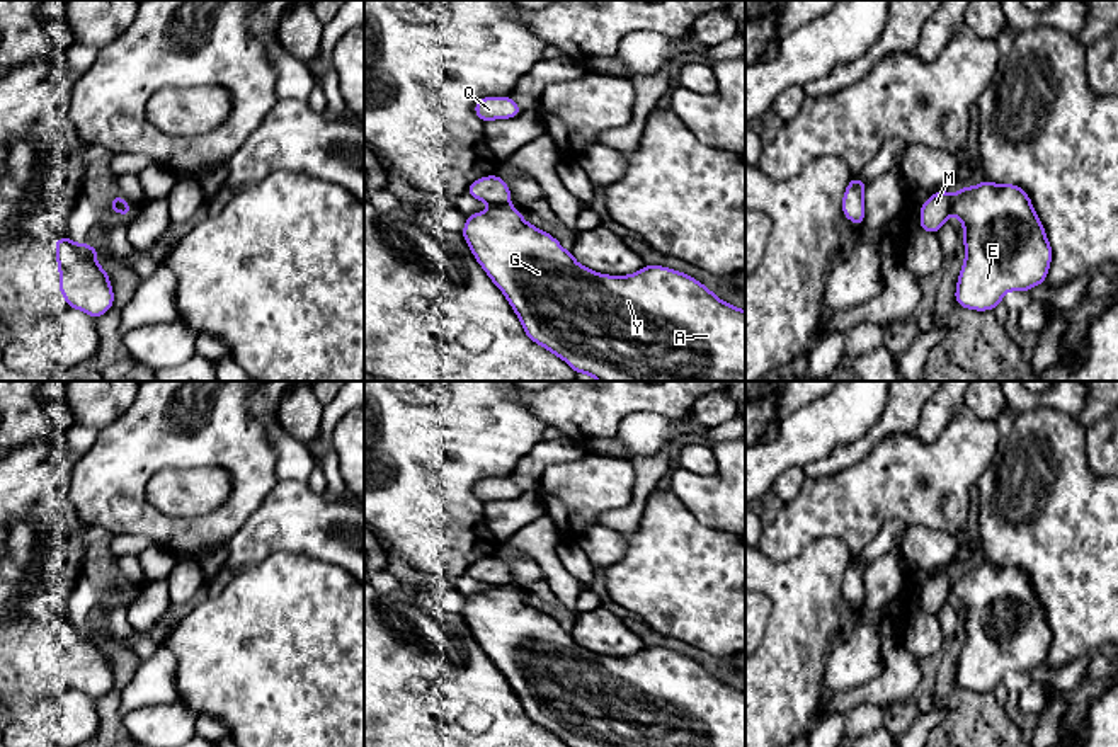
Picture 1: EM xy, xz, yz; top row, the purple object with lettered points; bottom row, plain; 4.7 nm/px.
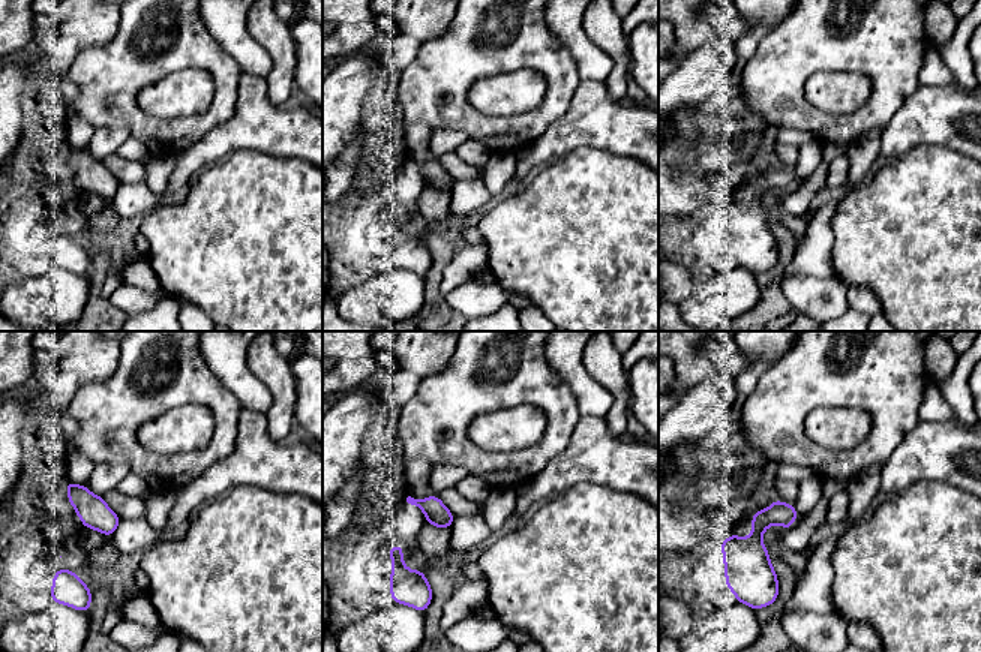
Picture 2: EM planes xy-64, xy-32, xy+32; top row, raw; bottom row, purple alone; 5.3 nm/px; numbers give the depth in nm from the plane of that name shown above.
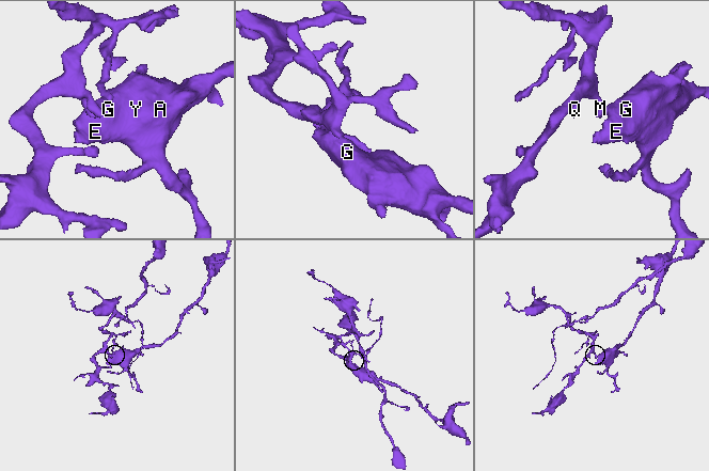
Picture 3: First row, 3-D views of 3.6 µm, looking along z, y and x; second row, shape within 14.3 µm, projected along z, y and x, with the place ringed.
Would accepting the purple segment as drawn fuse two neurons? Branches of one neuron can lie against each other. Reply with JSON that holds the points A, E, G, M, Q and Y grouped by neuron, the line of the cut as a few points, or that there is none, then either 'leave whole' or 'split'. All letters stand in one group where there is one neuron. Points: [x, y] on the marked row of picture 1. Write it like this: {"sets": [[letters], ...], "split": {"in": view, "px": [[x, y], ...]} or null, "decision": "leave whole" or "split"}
{"sets": [["A", "E", "G", "Y"], ["M", "Q"]], "split": {"in": "yz", "px": [[953, 194], [950, 211]]}, "decision": "split"}

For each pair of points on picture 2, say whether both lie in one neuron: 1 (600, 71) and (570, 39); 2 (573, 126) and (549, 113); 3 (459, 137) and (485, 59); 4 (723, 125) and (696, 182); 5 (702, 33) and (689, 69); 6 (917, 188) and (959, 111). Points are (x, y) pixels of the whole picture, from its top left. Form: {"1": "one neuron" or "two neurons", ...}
{"1": "one neuron", "2": "two neurons", "3": "two neurons", "4": "one neuron", "5": "two neurons", "6": "two neurons"}

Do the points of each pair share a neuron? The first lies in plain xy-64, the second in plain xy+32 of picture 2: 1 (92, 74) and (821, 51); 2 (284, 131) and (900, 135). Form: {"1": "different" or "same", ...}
{"1": "same", "2": "same"}

